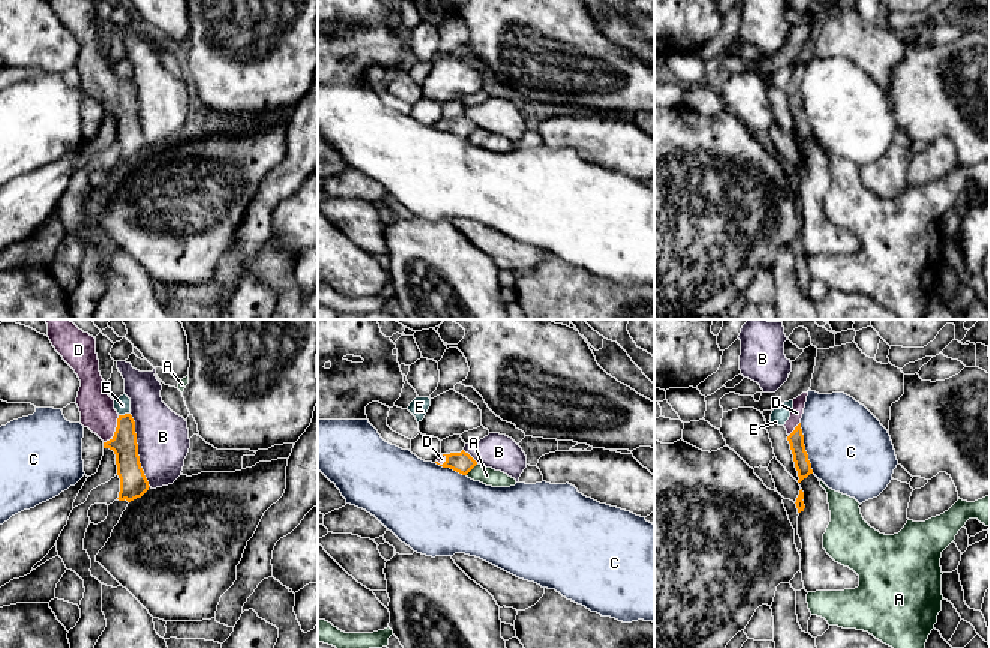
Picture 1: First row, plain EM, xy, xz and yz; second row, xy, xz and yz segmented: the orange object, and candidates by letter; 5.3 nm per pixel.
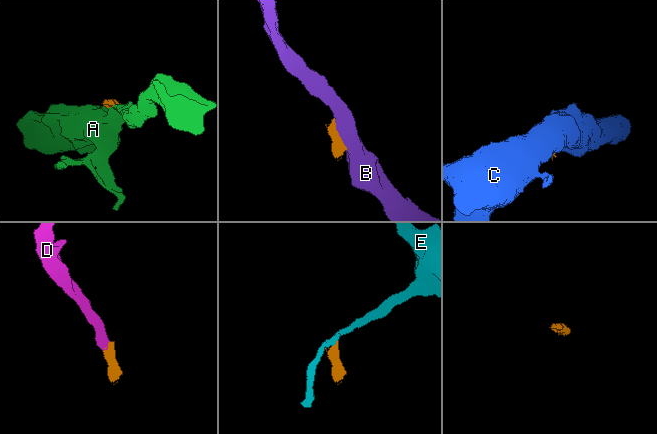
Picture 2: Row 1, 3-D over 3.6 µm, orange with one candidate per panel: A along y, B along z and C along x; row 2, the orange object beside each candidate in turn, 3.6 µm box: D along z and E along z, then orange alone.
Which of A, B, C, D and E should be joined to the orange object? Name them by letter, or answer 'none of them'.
D

